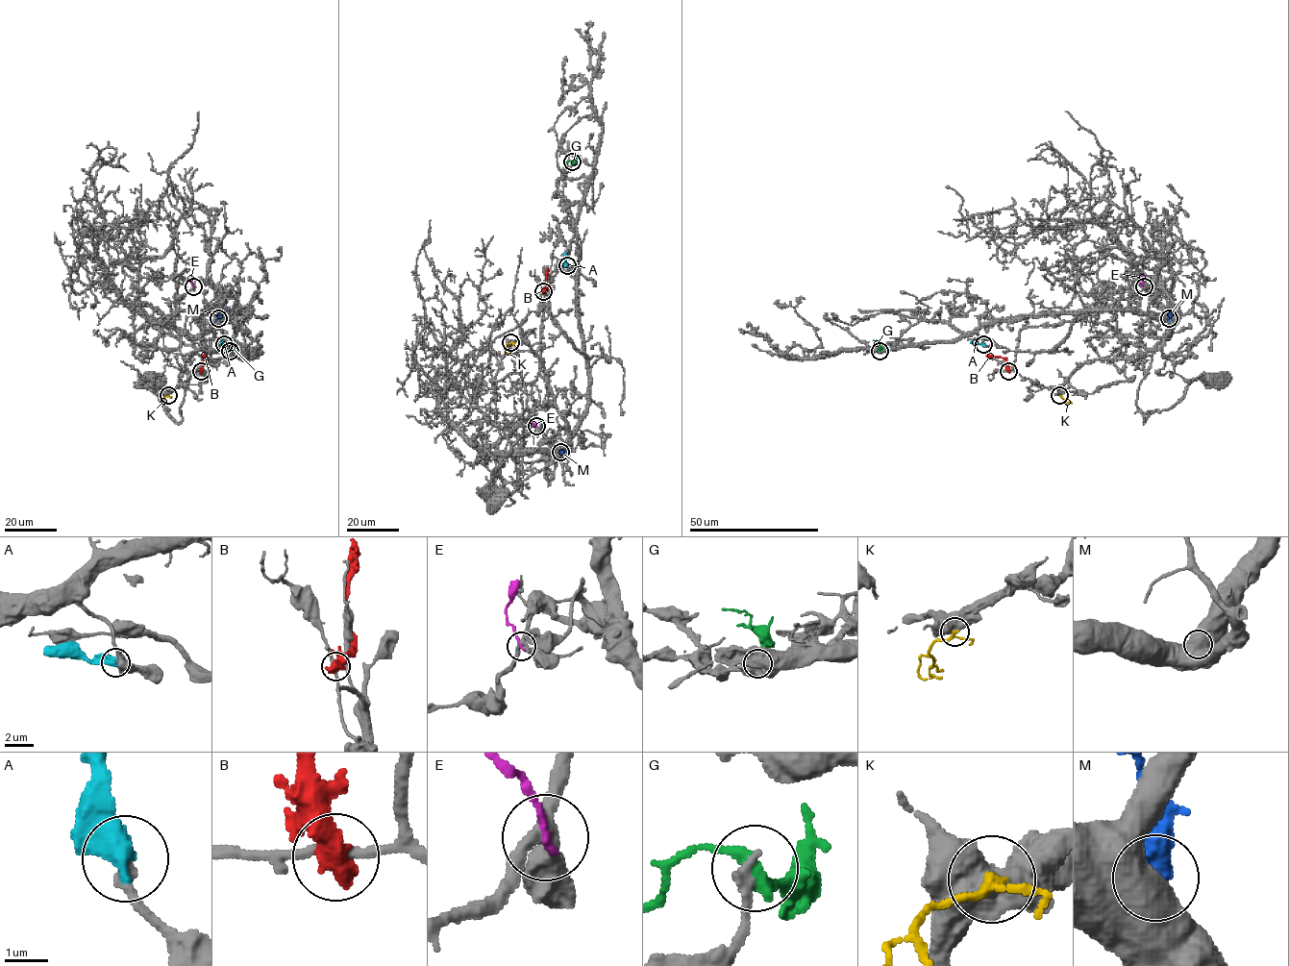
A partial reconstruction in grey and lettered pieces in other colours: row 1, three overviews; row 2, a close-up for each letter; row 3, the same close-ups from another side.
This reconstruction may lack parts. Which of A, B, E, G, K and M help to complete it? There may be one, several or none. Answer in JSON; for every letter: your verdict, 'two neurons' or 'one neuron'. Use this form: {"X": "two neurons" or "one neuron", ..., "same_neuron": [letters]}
{"A": "one neuron", "B": "two neurons", "E": "two neurons", "G": "two neurons", "K": "two neurons", "M": "two neurons", "same_neuron": ["A"]}

